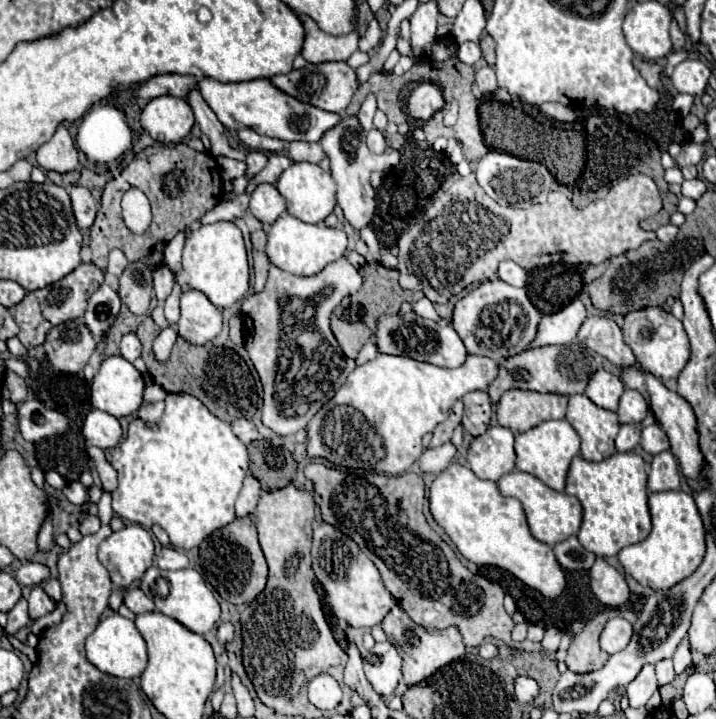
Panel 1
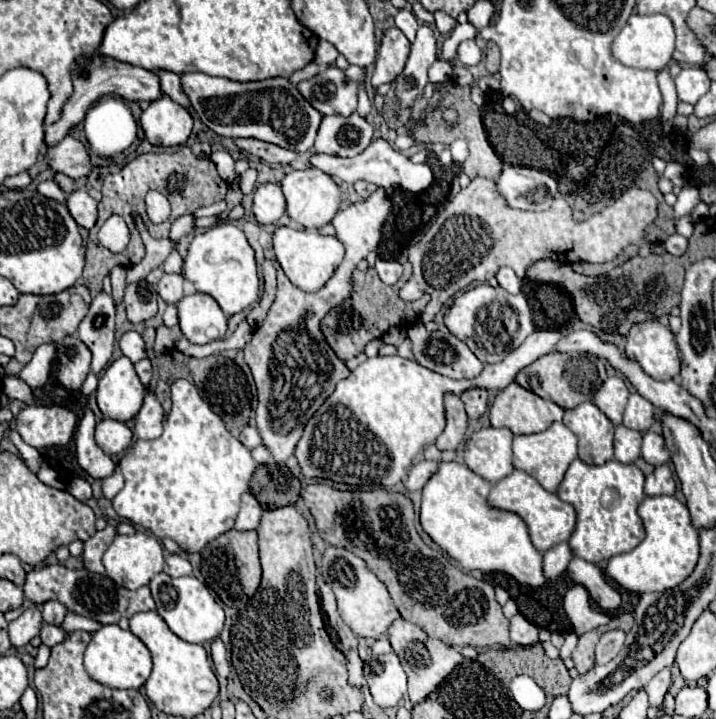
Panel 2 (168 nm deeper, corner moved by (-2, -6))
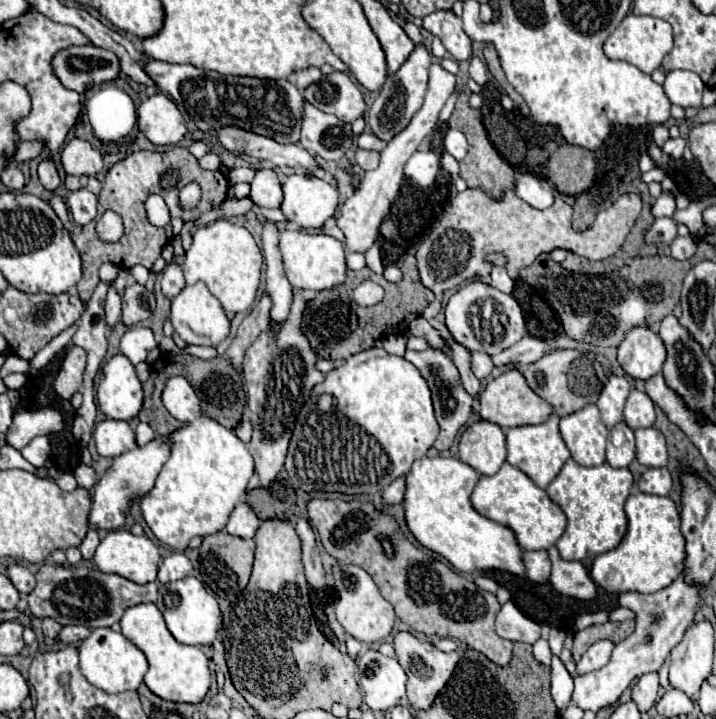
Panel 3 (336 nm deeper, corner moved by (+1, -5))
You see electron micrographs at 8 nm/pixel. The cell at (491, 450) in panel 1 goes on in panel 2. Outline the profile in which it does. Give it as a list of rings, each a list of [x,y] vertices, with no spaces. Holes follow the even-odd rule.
[[[481,428],[465,444],[465,464],[491,484],[513,472],[513,434],[507,428]]]

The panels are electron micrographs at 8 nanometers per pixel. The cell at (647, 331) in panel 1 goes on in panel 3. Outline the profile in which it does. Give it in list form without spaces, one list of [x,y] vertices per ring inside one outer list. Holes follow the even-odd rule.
[[[648,327],[632,329],[618,345],[618,363],[634,379],[650,379],[666,361],[664,343]]]

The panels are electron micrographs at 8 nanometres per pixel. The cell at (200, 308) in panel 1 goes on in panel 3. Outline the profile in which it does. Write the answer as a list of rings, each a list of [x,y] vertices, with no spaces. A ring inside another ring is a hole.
[[[196,283],[196,285],[184,287],[172,299],[170,321],[172,321],[174,329],[176,329],[176,333],[188,345],[212,345],[212,347],[216,347],[220,341],[224,341],[230,335],[230,319],[226,317],[220,301],[206,289],[204,283]]]

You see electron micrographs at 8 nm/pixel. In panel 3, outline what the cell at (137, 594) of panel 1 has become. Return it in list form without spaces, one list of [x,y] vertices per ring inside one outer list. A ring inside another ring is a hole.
[[[42,565],[36,573],[36,587],[28,595],[30,613],[36,619],[52,617],[60,625],[84,625],[90,629],[96,627],[110,627],[112,623],[120,621],[122,613],[128,607],[140,603],[156,603],[158,599],[158,585],[146,583],[138,585],[128,581],[120,575],[106,575],[98,569],[90,569],[86,565]]]

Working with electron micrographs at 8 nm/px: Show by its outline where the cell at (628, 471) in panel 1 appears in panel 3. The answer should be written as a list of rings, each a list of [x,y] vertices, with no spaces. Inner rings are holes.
[[[572,459],[564,463],[562,471],[546,487],[548,497],[562,507],[568,519],[566,531],[556,543],[562,559],[580,561],[588,565],[596,555],[614,549],[622,541],[628,527],[624,501],[630,495],[632,483],[634,479],[628,469],[614,469],[608,463],[598,467],[582,467]]]

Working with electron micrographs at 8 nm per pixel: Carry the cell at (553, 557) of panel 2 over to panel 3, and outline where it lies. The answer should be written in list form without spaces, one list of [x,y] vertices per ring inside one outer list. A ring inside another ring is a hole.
[[[524,551],[524,575],[534,583],[546,583],[550,577],[550,559],[546,551]]]

